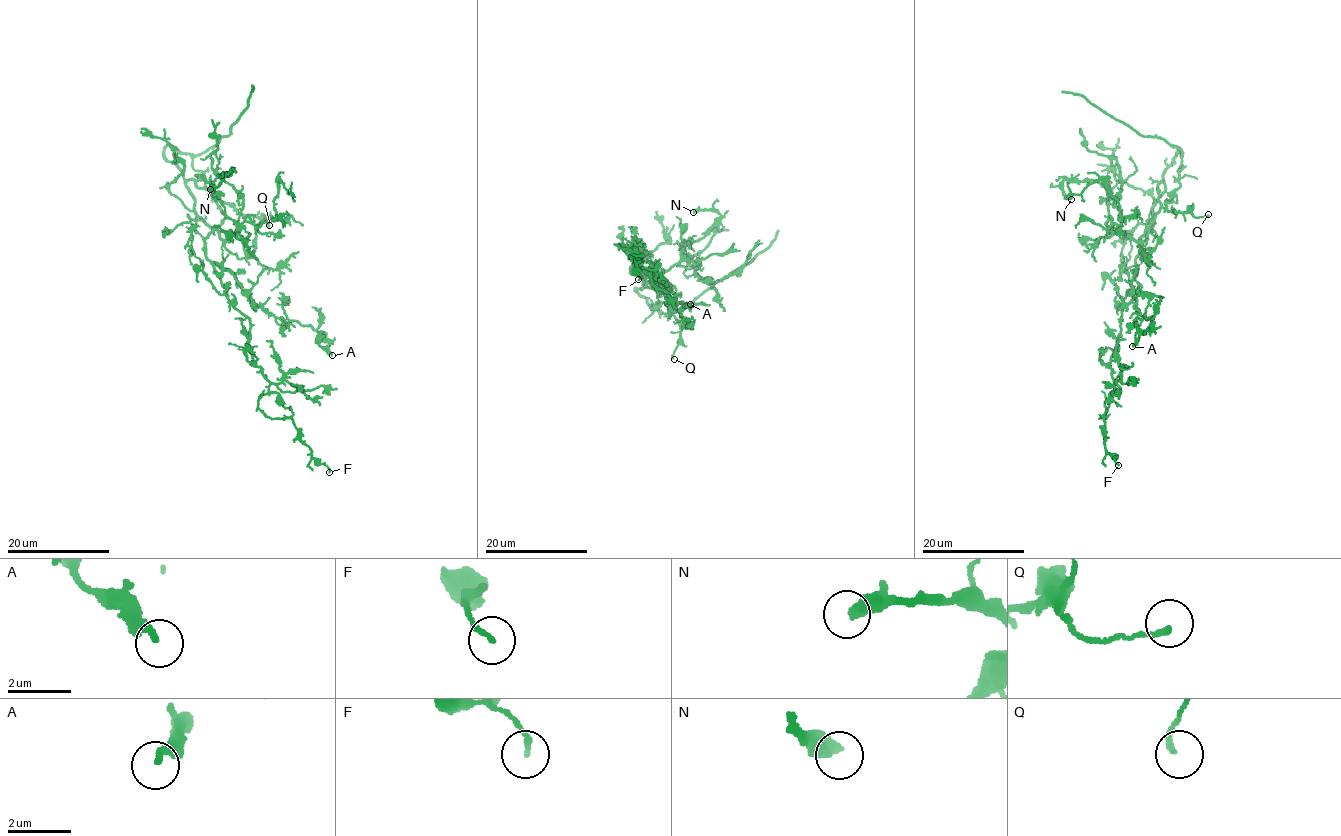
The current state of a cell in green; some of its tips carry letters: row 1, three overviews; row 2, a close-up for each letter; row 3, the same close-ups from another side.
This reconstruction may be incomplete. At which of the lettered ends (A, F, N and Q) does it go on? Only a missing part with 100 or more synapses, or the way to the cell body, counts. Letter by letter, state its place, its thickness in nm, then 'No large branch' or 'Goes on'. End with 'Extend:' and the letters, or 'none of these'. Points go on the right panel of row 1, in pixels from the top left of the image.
A: Place: (1132, 346). Thickness 240 nm. No large branch
F: Place: (1118, 465). Thickness 160 nm. No large branch
N: Place: (1071, 199). Thickness 440 nm. No large branch
Q: Place: (1208, 214). Thickness 180 nm. No large branch
Extend: none of these

